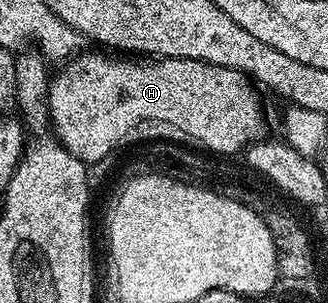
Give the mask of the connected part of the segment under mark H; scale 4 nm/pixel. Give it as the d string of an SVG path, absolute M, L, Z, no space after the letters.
M82 52L68 59L58 69L62 70L58 74L54 73L49 80L49 120L52 133L67 148L67 152L71 152L71 156L75 156L80 162L88 164L114 153L113 145L128 130L133 130L144 122L166 122L167 125L182 130L187 137L194 138L199 145L214 150L209 152L217 156L240 155L245 147L266 137L265 110L257 95L258 87L248 74L190 58L134 60L129 56L101 53L105 54Z

